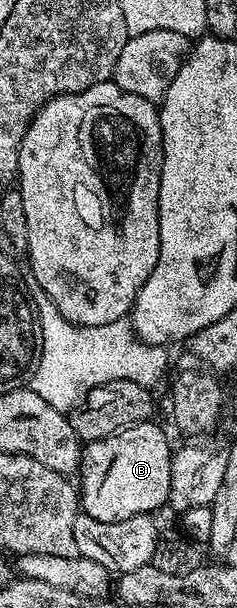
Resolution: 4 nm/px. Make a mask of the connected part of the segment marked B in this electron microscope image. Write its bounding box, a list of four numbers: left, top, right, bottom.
[77,421,172,522]

